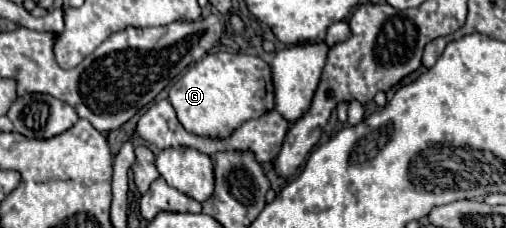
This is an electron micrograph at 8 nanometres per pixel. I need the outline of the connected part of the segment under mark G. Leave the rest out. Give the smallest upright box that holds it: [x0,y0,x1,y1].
[168,52,273,138]

